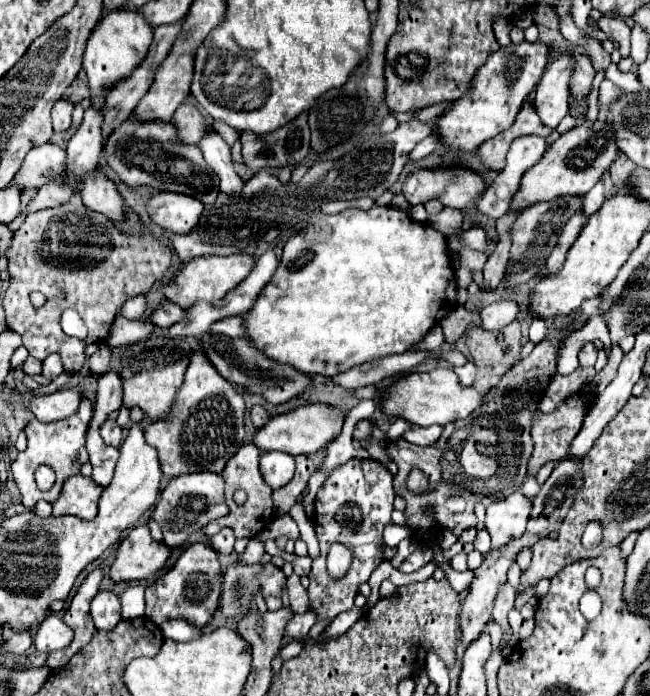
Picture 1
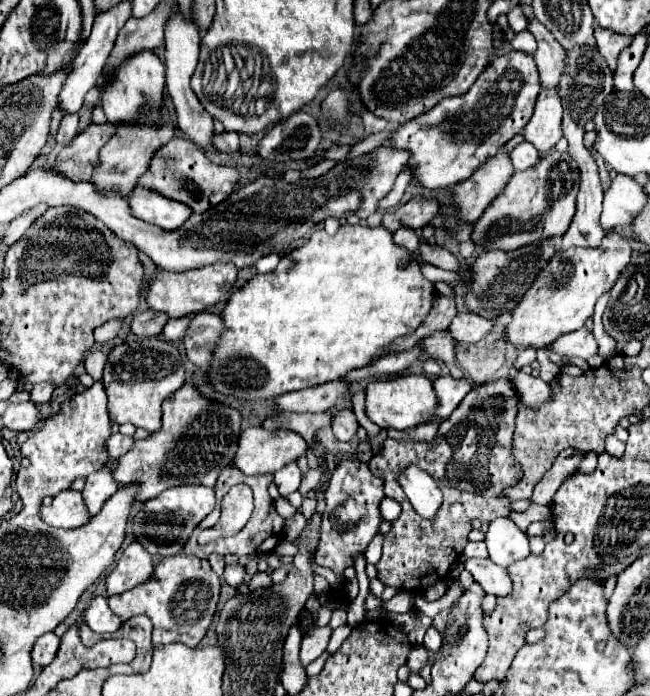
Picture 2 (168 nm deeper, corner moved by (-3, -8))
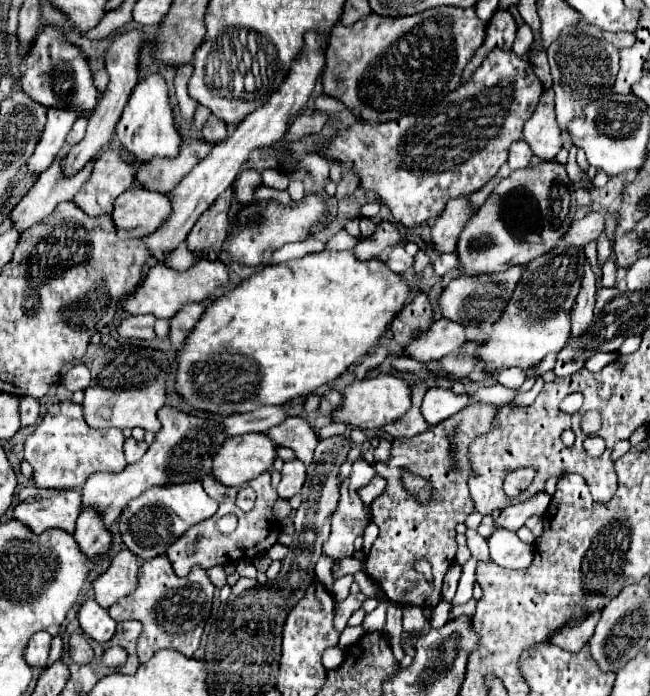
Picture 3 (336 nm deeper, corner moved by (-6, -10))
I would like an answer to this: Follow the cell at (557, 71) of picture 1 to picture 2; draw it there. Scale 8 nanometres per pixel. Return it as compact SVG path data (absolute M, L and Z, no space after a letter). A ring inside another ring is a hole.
M541 88L535 102L535 112L529 124L523 128L525 140L535 144L539 152L551 150L563 136L561 120L563 120L563 104L557 88Z

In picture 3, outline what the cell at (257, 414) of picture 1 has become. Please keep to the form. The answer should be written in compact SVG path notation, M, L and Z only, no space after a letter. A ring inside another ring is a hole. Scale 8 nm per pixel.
M286 418L282 424L278 424L272 430L268 430L266 436L276 446L286 446L286 448L294 450L294 454L306 466L312 462L318 438L316 438L314 430L308 426L306 420L302 420L302 418Z

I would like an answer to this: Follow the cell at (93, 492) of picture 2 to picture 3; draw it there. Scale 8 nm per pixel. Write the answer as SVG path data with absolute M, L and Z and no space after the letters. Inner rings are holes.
M84 510L78 516L74 540L80 546L80 552L90 560L96 562L110 546L110 532L104 528L104 522L92 514L92 510Z

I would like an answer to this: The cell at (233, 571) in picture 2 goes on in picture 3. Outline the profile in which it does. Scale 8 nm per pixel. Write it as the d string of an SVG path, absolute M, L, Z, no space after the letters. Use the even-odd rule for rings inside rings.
M222 566L208 568L208 570L206 570L206 574L208 574L210 582L212 582L216 588L222 588L222 586L226 584L226 572L224 572L224 568L222 568Z

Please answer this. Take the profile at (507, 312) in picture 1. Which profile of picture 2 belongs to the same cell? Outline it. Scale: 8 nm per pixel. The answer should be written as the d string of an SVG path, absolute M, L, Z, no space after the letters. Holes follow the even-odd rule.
M461 312L449 326L449 332L457 342L479 342L495 328L495 320L477 316L473 312Z

